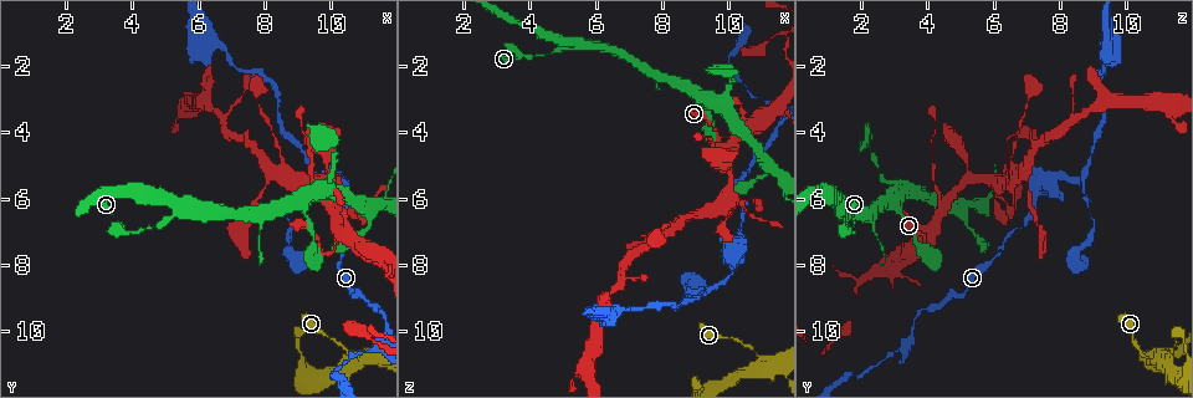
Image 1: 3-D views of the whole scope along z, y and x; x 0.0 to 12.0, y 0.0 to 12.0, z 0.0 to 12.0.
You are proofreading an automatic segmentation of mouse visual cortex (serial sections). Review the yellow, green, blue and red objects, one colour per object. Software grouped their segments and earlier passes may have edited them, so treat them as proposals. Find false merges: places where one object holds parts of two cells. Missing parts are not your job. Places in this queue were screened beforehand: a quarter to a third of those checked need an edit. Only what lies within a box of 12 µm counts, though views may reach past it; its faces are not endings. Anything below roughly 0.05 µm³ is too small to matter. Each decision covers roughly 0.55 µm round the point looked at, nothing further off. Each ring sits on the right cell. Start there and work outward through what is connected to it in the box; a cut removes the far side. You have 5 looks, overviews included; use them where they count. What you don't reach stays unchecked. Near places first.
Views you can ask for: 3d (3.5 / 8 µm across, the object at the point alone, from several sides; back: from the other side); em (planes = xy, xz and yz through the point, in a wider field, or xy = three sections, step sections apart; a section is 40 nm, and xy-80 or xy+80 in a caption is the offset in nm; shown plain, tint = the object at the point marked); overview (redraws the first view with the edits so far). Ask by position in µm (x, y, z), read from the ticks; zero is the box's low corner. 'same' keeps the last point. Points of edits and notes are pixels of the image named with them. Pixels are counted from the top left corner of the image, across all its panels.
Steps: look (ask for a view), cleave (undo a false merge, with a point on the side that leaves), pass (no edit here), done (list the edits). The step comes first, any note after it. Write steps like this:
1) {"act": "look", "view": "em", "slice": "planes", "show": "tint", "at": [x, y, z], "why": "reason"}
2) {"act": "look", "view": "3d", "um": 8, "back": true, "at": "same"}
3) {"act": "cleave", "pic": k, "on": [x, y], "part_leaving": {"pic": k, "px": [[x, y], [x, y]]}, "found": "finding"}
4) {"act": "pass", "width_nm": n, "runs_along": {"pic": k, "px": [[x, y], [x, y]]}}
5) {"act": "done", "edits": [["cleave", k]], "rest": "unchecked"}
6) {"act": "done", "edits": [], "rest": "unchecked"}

{"act": "look", "view": "3d", "um": 3.5, "at": [9.5, 5.2, 8.7]}

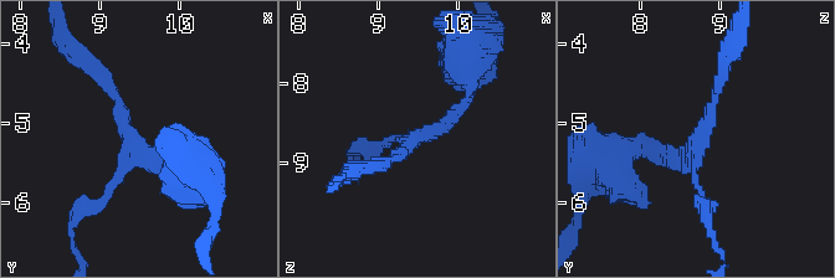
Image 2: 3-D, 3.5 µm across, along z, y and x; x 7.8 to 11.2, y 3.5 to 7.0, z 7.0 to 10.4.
{"act": "pass", "arms": 3, "runs_along": {"pic": 2, "px": [[469, 81], [469, 101], [382, 164]]}, "found": "one cell here"}

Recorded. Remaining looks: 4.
{"act": "look", "view": "3d", "um": 8, "back": true, "at": [11.0, 10.7, 3.0], "why": "sudden change in width"}

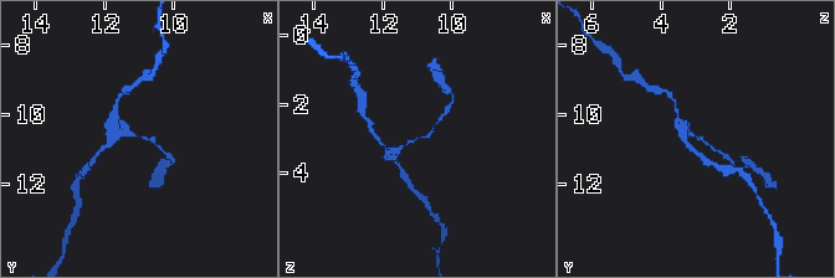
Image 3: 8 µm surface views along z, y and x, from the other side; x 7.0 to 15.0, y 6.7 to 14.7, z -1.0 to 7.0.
{"act": "look", "view": "3d", "um": 3.5, "back": true, "at": [11.0, 10.6, 3.0]}

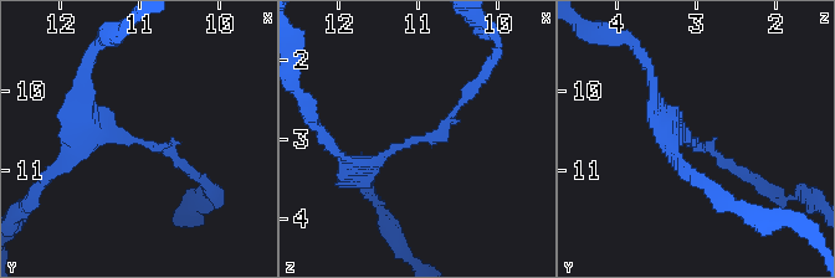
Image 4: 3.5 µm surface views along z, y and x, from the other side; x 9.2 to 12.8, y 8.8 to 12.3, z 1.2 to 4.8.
{"act": "look", "view": "em", "slice": "xy", "step": 1, "show": "tint", "at": [10.95, 10.60, 3.05]}

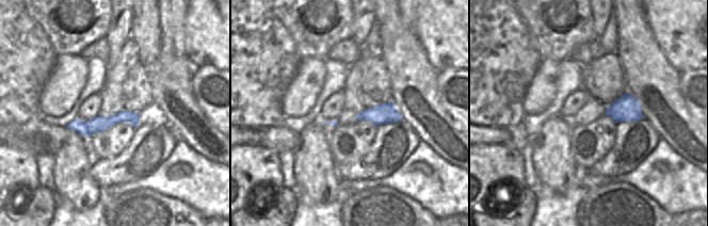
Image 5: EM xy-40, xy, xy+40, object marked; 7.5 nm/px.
{"act": "pass", "found": "continuous, no second cell"}

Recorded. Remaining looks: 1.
{"act": "done", "edits": [], "rest": "unchecked"}

